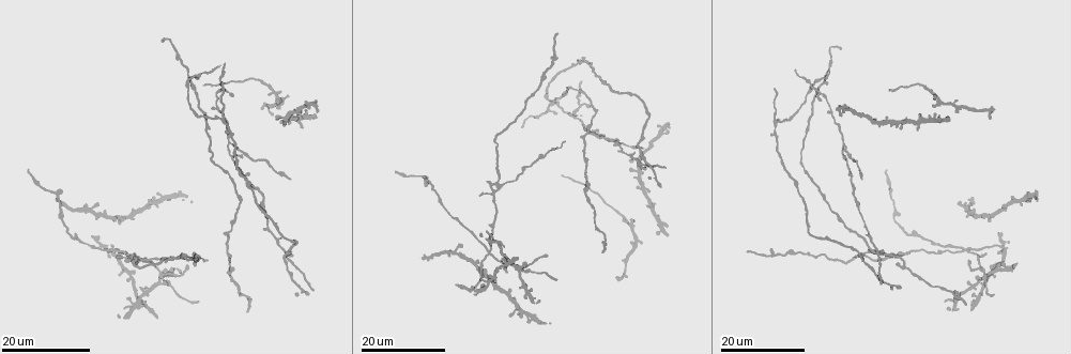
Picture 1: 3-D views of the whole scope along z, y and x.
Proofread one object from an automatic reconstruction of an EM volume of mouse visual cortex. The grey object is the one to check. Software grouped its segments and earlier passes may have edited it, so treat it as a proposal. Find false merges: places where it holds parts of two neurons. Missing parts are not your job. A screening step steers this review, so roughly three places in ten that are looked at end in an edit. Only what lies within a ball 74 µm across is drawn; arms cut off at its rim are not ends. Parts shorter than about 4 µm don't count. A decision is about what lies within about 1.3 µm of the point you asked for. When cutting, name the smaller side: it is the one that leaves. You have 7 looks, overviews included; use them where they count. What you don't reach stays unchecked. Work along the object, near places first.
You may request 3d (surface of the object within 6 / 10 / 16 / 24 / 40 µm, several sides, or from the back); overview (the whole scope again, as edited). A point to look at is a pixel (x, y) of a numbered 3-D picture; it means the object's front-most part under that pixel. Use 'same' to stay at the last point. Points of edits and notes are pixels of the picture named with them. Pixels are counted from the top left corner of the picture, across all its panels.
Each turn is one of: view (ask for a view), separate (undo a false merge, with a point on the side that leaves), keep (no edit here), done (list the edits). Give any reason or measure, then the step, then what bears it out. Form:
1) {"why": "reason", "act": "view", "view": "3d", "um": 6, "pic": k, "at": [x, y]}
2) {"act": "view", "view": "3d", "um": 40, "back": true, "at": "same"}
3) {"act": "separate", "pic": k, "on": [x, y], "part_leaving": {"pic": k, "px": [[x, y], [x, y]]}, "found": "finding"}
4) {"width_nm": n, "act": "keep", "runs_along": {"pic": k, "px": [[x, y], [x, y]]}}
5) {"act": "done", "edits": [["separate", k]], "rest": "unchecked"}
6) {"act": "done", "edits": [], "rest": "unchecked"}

{"why": "two arms in line, one across", "act": "view", "view": "3d", "um": 24, "pic": 1, "at": [216, 109]}

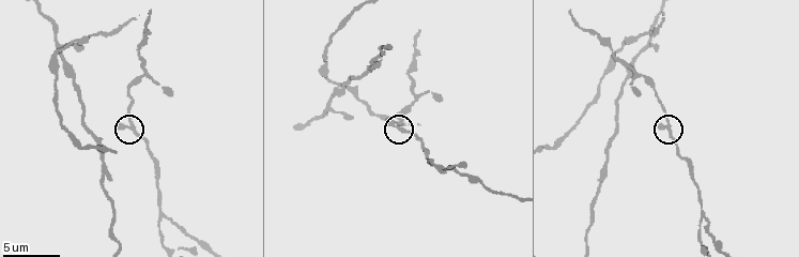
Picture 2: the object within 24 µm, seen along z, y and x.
{"act": "view", "view": "3d", "um": 10, "pic": 2, "at": [669, 125]}

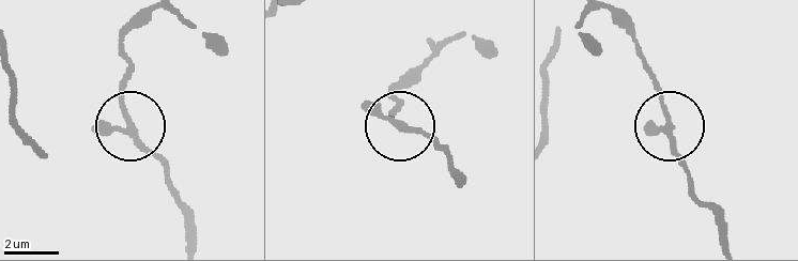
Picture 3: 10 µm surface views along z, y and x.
{"arms": 3, "act": "keep", "runs_along": {"pic": 3, "px": [[190, 242], [188, 208], [131, 125], [121, 97], [128, 65]]}, "found": "all the same neuron"}

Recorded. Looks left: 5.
{"act": "view", "view": "3d", "um": 6, "pic": 2, "at": [164, 217]}

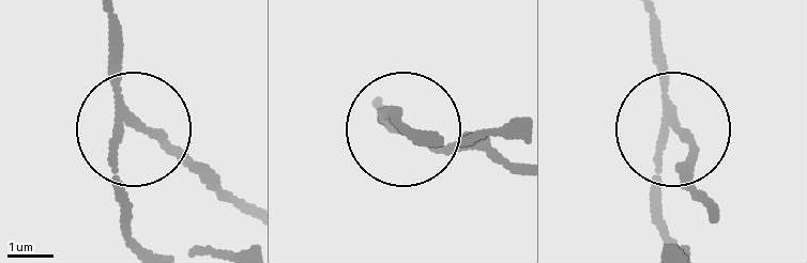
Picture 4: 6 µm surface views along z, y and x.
{"act": "view", "view": "3d", "um": 6, "back": true, "pic": 4, "at": [674, 120]}

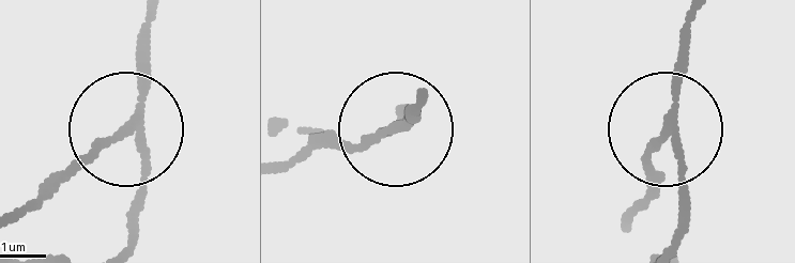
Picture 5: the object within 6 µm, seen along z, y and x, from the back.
{"arms": 3, "act": "keep", "runs_along": {"pic": 5, "px": [[674, 240], [671, 128], [647, 159], [636, 213]]}, "found": "continuous, no second neuron"}

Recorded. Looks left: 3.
{"why": "branch point", "act": "view", "view": "3d", "um": 24, "pic": 1, "at": [163, 272]}

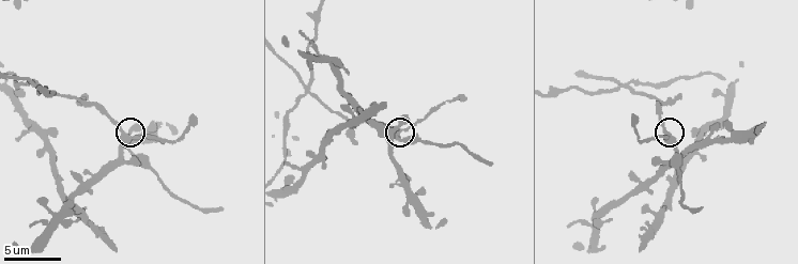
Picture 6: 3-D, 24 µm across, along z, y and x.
{"act": "view", "view": "3d", "um": 10, "pic": 6, "at": [128, 138]}

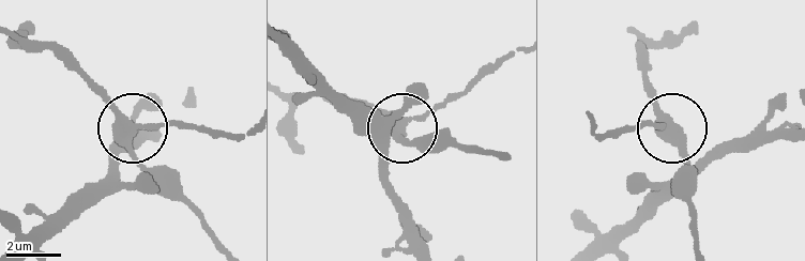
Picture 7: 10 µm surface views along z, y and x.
{"arms": 3, "act": "keep", "runs_along": {"pic": 7, "px": [[18, 37], [52, 47], [128, 123], [188, 123]]}, "found": "all the same neuron"}

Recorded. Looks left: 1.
{"why": "four-way junction", "act": "view", "view": "3d", "um": 10, "pic": 6, "at": [623, 85]}

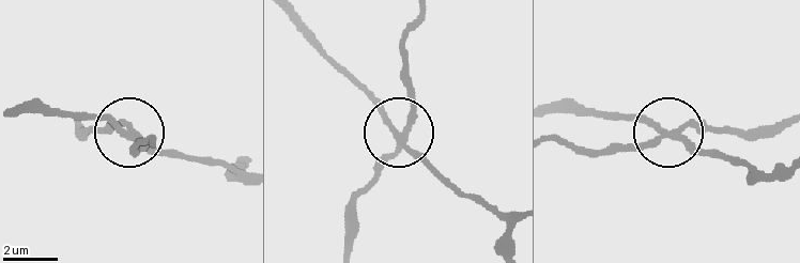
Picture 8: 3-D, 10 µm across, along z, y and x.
{"arms": 4, "act": "separate", "pic": 8, "on": [414, 98], "part_leaving": {"pic": 8, "px": [[402, 136], [409, 111], [402, 42], [411, 21]]}, "found": "a second neuron is stuck on"}

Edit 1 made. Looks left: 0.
{"act": "done", "edits": [["separate", 8]], "rest": "unchecked"}

